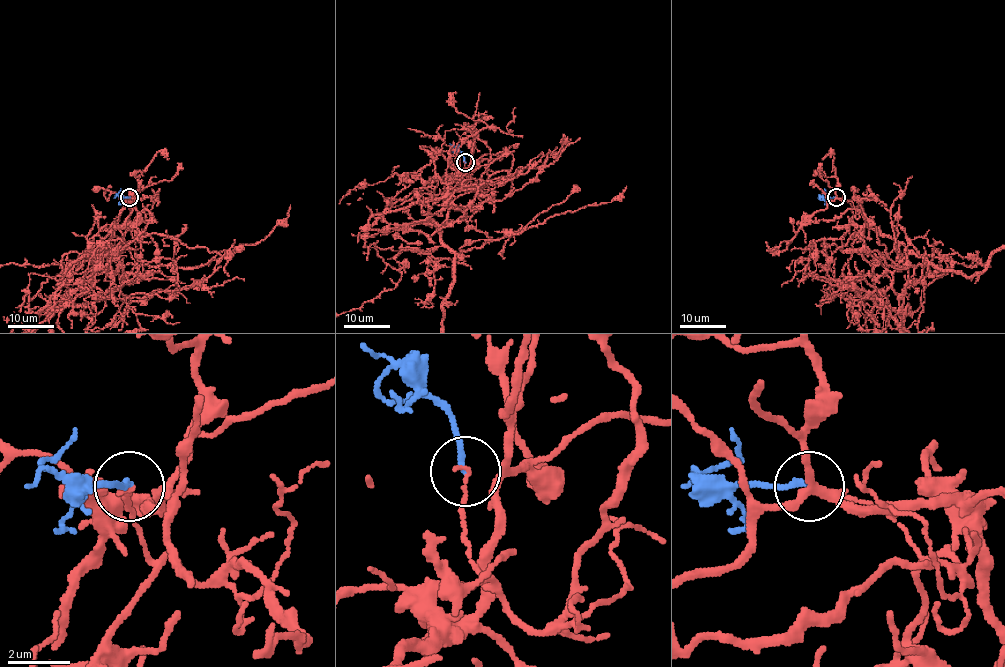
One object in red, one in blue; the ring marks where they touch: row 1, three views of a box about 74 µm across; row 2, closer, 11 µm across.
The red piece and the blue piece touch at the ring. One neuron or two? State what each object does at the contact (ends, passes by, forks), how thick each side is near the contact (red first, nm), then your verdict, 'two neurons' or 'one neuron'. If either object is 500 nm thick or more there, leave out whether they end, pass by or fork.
red ends there; blue ends there; 110 nm thick on the red side, 190 nm on the other; two neurons

